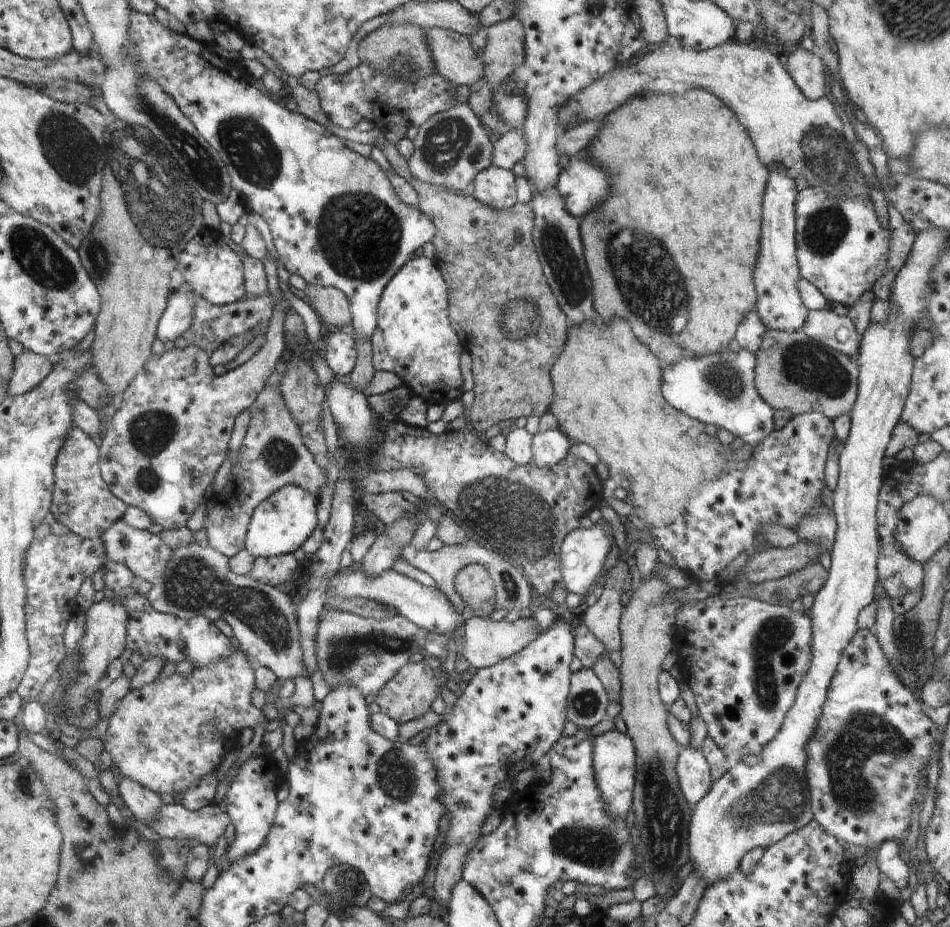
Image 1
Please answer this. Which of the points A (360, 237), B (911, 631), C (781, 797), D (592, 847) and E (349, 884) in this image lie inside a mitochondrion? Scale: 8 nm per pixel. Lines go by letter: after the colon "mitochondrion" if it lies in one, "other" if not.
A: mitochondrion
B: mitochondrion
C: mitochondrion
D: mitochondrion
E: mitochondrion

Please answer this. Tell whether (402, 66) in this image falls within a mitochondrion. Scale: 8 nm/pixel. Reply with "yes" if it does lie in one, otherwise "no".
yes

